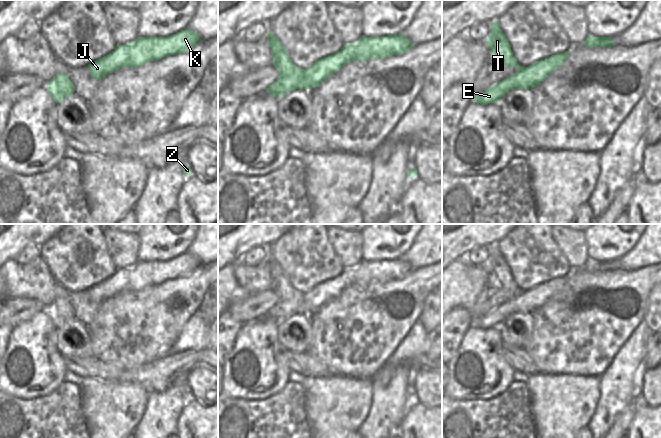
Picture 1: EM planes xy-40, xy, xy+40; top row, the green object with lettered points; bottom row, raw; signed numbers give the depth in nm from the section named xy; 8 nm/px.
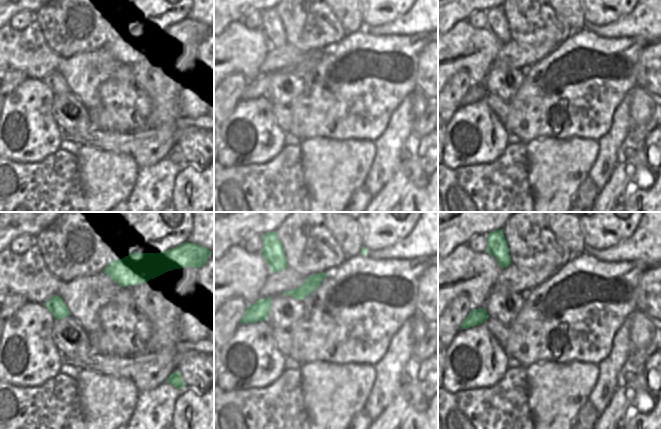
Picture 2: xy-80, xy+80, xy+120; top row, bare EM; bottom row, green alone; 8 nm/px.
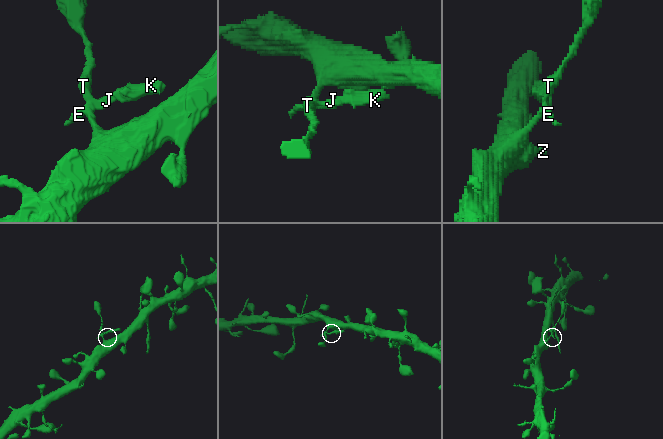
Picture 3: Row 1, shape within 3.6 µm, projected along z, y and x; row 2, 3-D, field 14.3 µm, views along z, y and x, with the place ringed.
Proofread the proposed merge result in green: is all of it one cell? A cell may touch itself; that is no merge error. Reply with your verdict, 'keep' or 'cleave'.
keep

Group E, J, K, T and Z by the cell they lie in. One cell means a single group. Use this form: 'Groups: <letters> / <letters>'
Groups: E J K T Z

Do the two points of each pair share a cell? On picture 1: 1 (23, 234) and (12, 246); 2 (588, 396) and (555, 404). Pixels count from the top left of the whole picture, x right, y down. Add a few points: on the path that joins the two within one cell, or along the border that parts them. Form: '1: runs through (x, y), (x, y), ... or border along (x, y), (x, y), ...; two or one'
1: runs through (20, 237), (14, 243); one
2: runs through (580, 396), (576, 396), (563, 404); one

